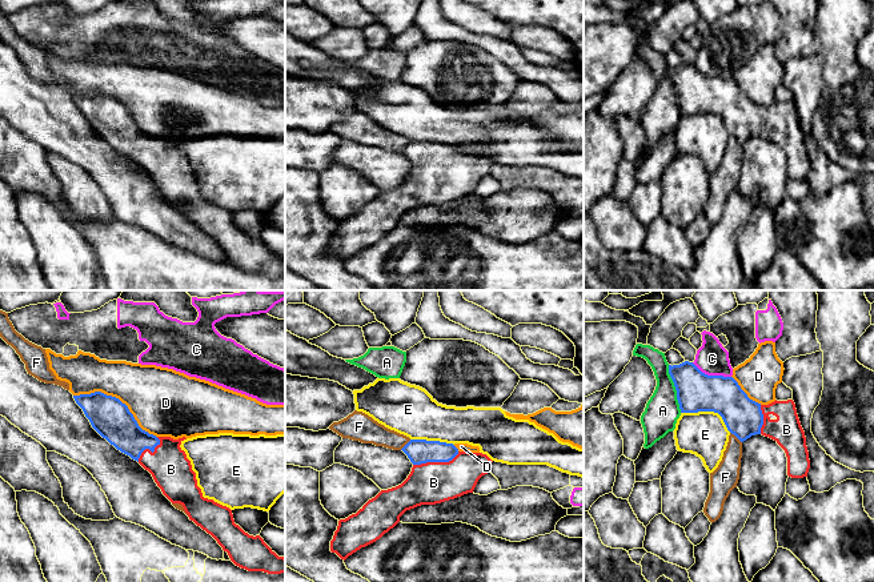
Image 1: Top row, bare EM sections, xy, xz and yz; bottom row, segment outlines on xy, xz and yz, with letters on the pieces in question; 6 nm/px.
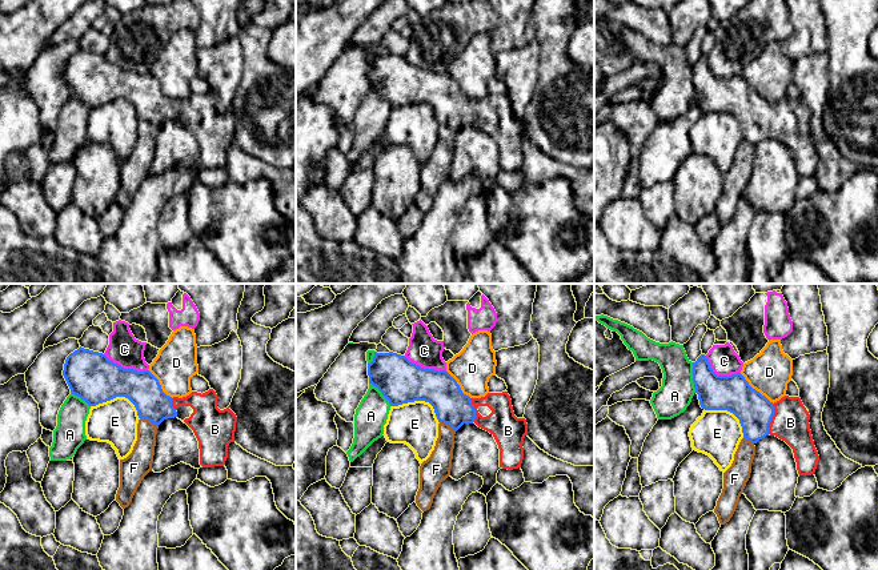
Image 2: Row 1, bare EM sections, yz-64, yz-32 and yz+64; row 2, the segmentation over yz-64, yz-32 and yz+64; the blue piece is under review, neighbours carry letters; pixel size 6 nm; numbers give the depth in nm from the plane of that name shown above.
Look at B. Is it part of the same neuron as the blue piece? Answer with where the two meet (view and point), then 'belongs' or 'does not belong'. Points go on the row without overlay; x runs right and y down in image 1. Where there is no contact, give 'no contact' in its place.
meets blue in xz at (436, 163); belongs

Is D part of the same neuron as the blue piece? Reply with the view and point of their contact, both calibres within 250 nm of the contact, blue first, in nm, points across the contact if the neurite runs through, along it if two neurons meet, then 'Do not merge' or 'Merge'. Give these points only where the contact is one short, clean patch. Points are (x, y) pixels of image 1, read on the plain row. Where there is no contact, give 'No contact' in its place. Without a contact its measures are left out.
Touches blue at xy (117, 100). Thickness 240 nm (blue) against 380 nm. Do not merge

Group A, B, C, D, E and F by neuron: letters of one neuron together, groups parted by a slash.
A / B / C / D / E / F

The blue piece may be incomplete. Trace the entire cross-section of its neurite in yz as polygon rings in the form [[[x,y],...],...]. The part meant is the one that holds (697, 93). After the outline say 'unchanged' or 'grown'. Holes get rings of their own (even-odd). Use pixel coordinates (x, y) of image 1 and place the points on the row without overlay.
[[[689,63],[679,67],[669,67],[669,76],[677,92],[677,101],[681,115],[718,115],[722,119],[727,132],[741,144],[755,136],[762,136],[774,141],[786,154],[787,177],[791,180],[807,178],[810,161],[806,148],[806,139],[793,101],[775,101],[769,107],[761,107],[750,101],[733,79],[707,77]]]; grown

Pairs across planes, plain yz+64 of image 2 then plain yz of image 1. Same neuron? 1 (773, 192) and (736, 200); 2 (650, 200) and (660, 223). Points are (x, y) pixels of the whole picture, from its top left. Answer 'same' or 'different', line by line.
1: different
2: different

